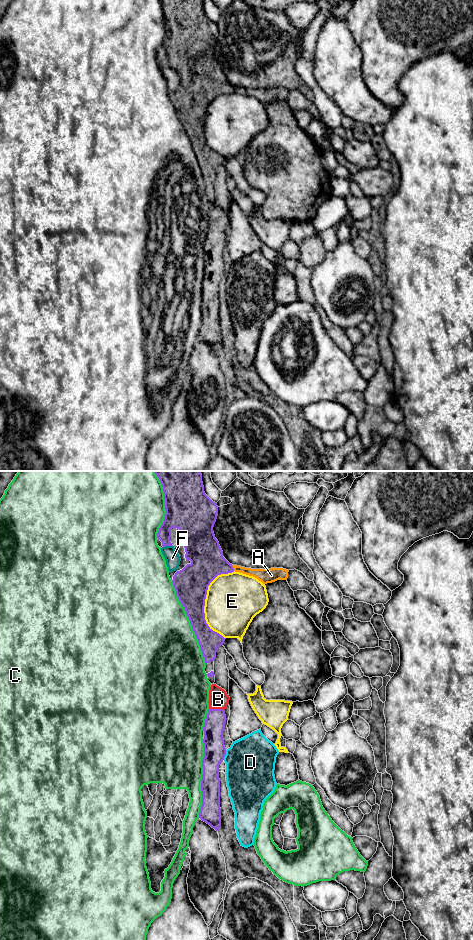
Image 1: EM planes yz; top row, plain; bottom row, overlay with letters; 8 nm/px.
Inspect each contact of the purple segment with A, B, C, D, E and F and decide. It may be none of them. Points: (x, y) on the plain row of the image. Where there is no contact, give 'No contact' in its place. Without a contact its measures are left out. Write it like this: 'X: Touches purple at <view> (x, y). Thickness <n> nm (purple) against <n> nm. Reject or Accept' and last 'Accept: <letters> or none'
A: Touches purple at yz (233, 88). Thickness 280 nm (purple) against 110 nm. Reject
B: Touches purple at yz (217, 229). Thickness 170 nm (purple) against 160 nm. Accept
C: Touches purple at yz (190, 142). Thickness 240 nm (purple) against 500 nm. Reject
D: Touches purple at yz (225, 274). Thickness 180 nm (purple) against 400 nm. Reject
E: Touches purple at yz (204, 121). Thickness 280 nm (purple) against 440 nm. Reject
F: Touches purple at yz (167, 65). Thickness 240 nm (purple) against 120 nm. Reject
Accept: B

